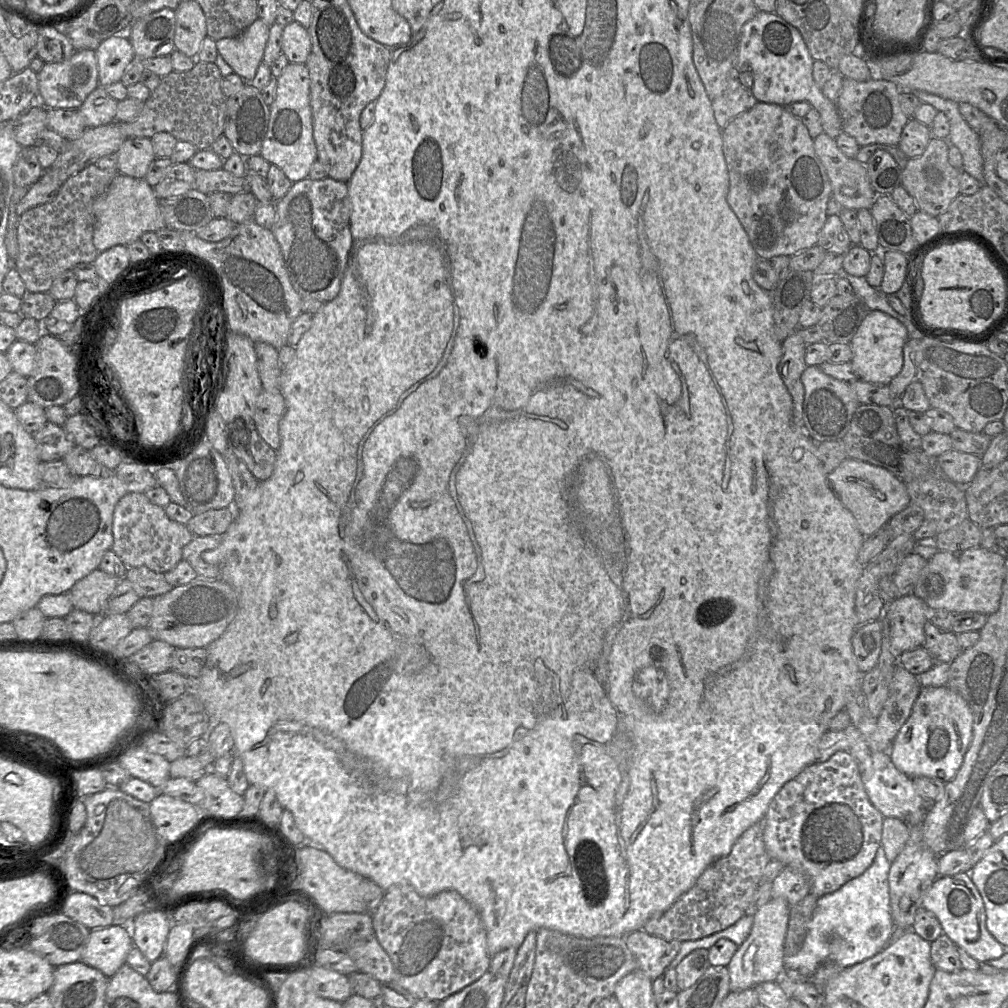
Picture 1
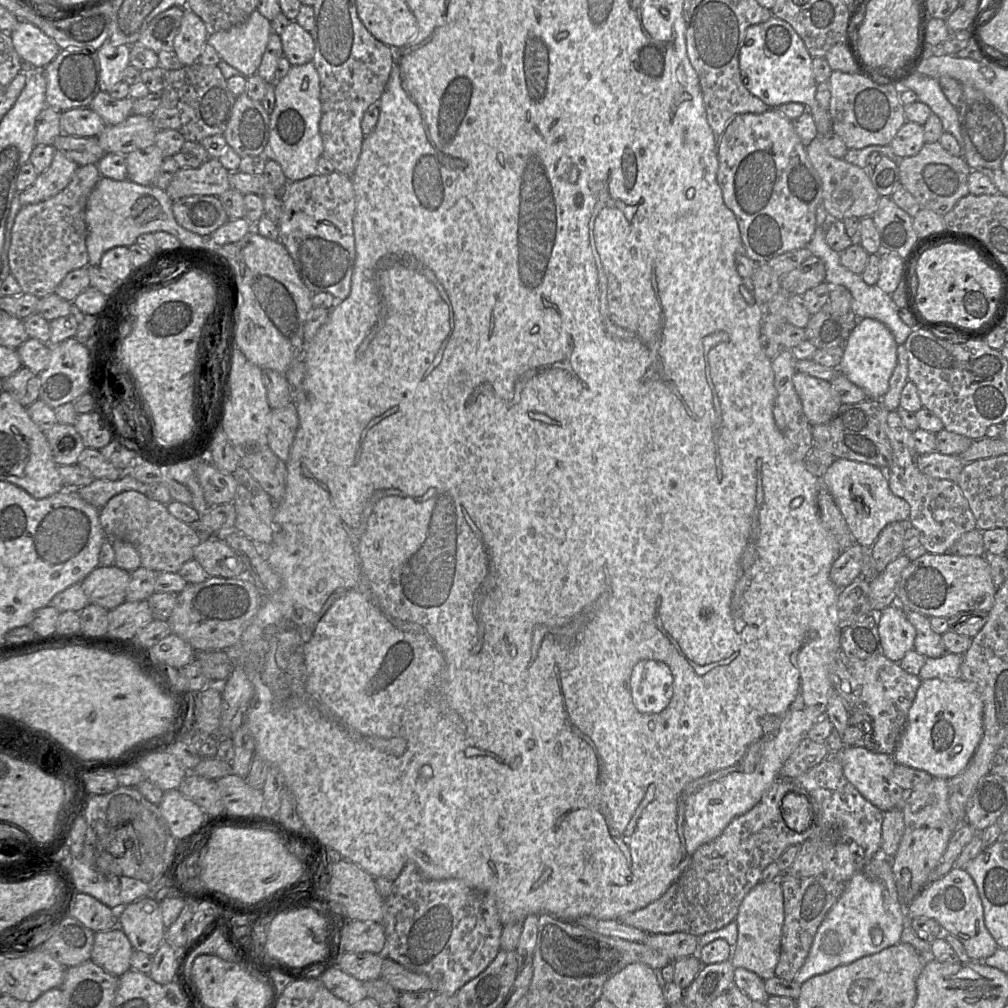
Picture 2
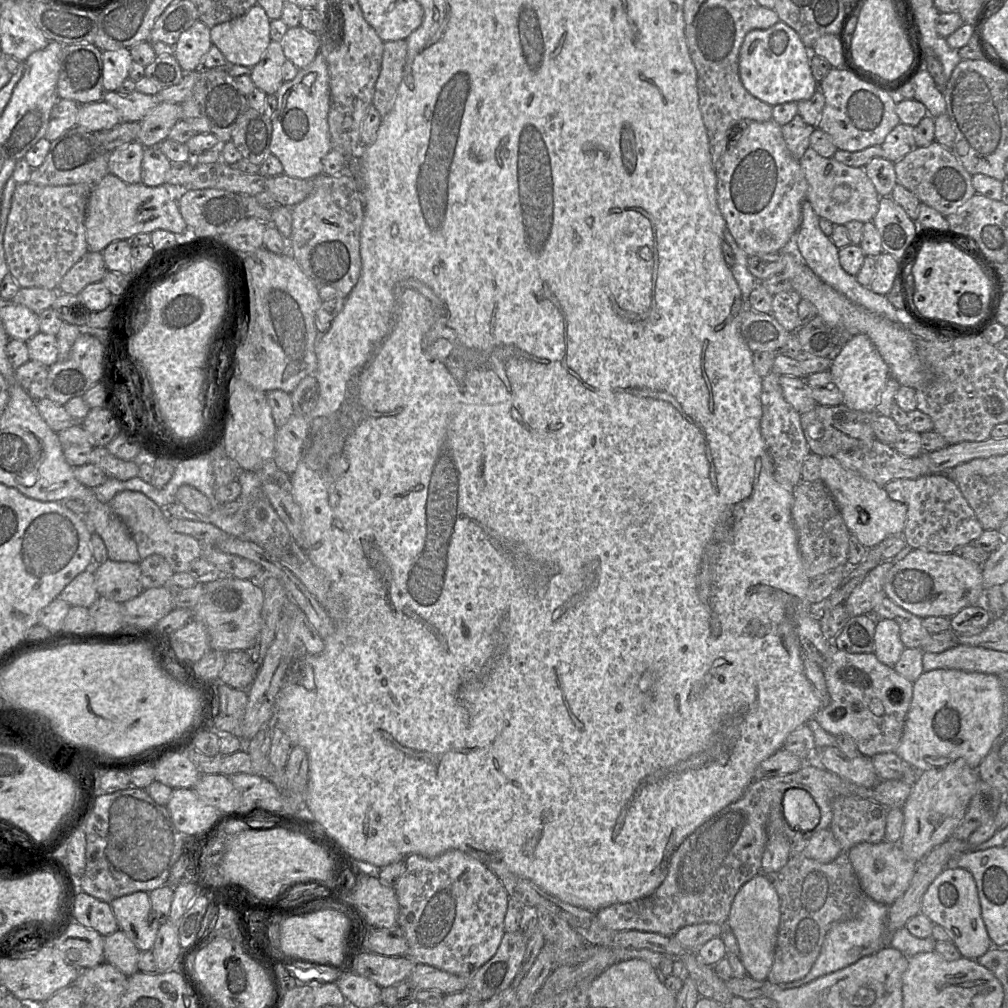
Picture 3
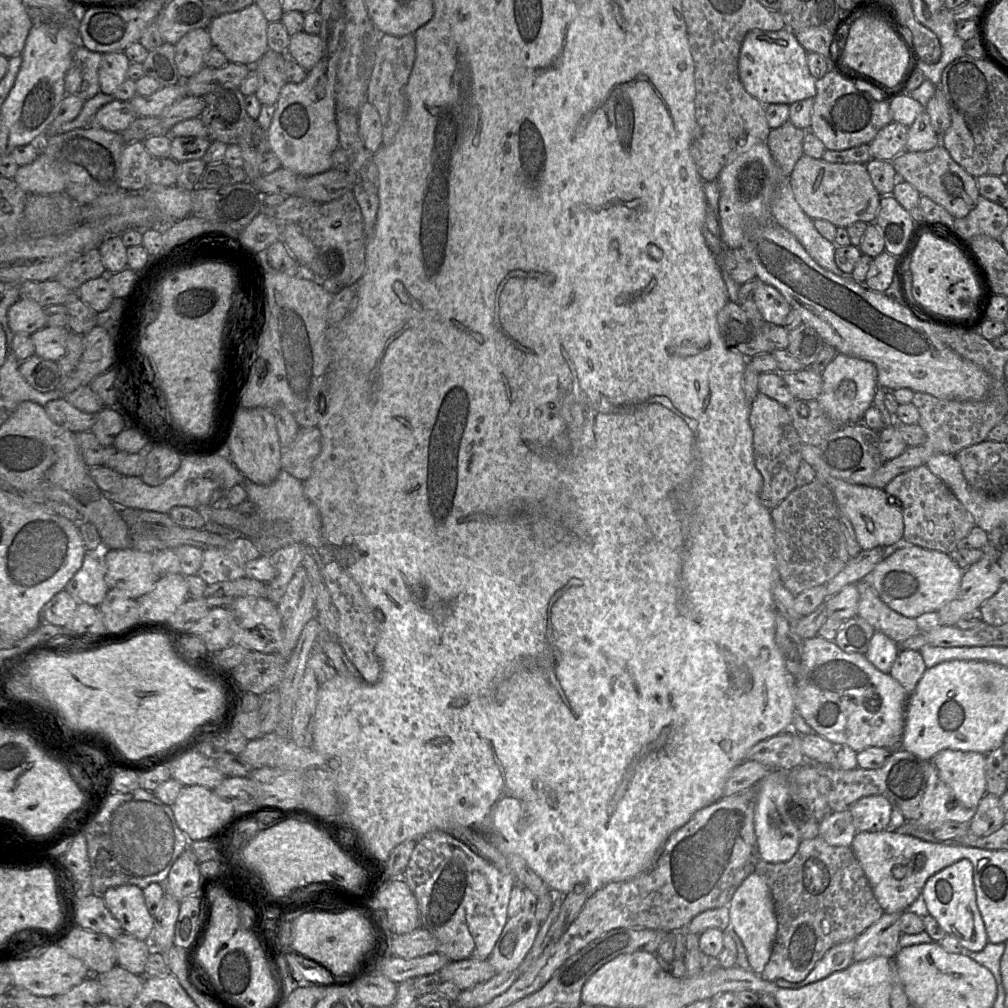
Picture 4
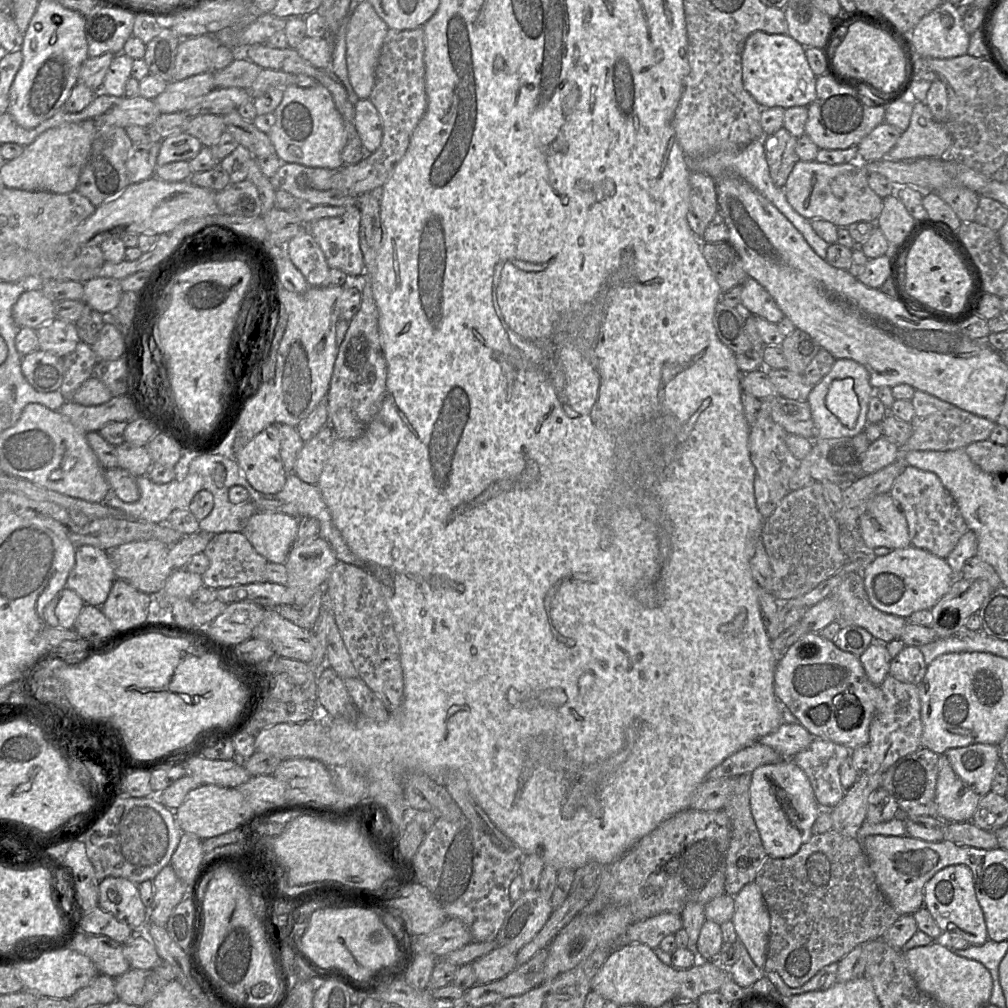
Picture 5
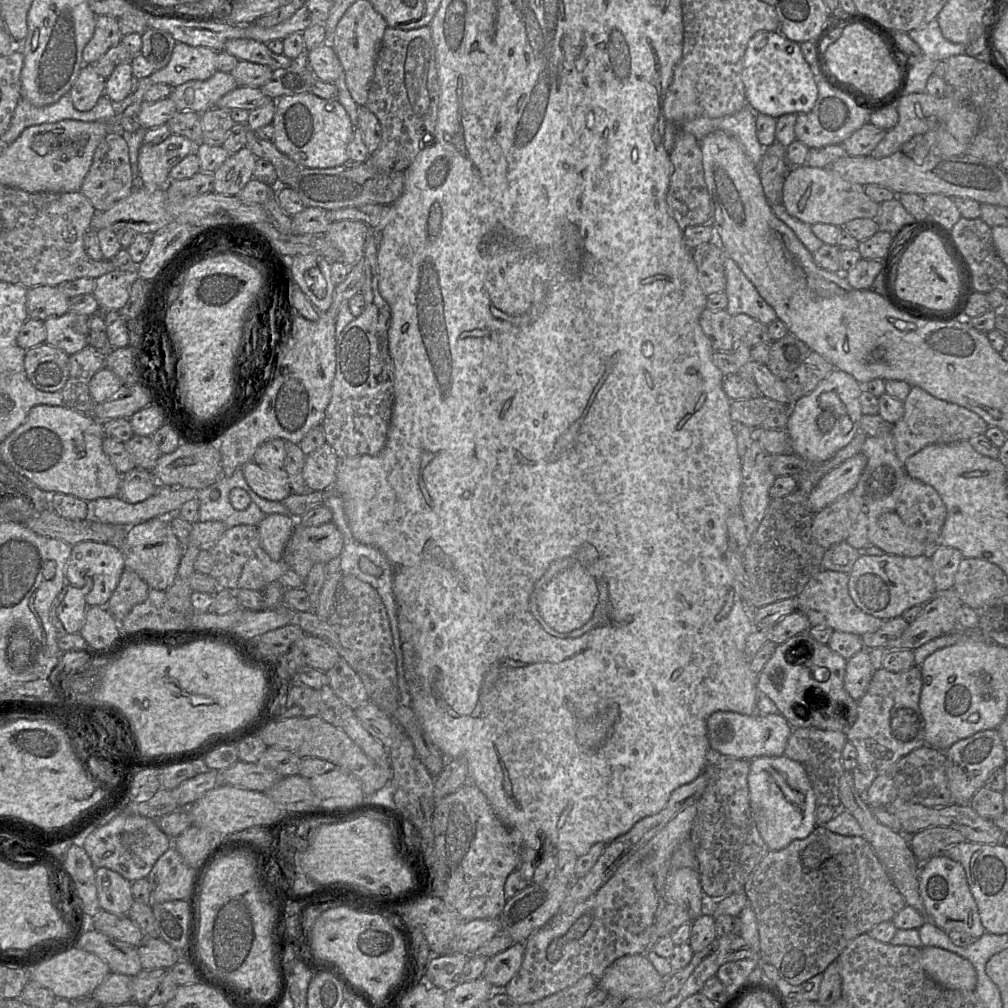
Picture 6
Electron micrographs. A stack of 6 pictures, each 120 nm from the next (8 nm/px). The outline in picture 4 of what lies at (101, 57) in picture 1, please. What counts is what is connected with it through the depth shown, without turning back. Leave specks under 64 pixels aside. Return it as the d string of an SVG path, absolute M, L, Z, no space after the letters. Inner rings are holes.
M124 52L103 54L99 68L100 91L114 95L120 85L128 78L130 62Z

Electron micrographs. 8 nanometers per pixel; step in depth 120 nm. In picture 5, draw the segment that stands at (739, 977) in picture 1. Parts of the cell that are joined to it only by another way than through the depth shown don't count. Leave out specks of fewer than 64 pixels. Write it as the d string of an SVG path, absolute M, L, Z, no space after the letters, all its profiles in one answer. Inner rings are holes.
M753 881L734 895L731 919L738 940L745 946L752 961L763 968L766 960L770 918L760 887Z

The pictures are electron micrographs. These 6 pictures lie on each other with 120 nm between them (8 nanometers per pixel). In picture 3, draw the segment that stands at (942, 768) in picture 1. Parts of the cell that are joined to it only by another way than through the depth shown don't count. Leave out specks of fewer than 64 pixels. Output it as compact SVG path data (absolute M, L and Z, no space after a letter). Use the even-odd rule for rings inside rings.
M936 669L923 672L913 684L913 698L895 753L919 772L964 759L977 770L1007 725L998 675Z

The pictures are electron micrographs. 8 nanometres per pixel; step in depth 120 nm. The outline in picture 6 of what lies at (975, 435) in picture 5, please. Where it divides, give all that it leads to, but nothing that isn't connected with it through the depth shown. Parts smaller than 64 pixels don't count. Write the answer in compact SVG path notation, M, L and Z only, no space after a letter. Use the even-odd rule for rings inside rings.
M918 386L911 388L903 403L904 415L893 424L892 429L895 452L902 464L928 445L968 441L974 435L984 434L989 427L976 413L957 404L937 399Z

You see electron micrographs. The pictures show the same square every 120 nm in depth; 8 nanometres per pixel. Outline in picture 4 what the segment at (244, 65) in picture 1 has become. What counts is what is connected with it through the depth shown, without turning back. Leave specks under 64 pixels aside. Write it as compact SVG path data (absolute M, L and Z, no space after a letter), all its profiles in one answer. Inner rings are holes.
M255 3L246 8L213 17L207 30L215 45L230 62L254 66L268 50L267 26L269 22Z

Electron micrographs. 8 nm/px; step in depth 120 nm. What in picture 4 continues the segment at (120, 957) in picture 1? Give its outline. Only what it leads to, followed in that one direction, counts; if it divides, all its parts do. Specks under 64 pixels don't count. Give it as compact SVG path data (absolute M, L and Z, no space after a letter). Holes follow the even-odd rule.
M123 932L113 943L117 964L135 975L144 976L146 961L153 948L150 941L139 940Z

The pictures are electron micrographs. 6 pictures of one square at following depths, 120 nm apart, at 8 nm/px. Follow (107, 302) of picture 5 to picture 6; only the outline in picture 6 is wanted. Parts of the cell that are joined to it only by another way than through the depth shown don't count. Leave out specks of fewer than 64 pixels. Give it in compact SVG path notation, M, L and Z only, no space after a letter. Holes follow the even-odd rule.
M115 269L95 279L93 295L101 312L119 311L129 299L129 289L137 276L131 270Z

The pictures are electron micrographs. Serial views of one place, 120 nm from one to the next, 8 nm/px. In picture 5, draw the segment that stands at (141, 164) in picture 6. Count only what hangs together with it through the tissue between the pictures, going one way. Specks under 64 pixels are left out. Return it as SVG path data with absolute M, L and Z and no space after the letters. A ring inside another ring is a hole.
M186 132L164 138L161 140L157 166L179 161L190 162L202 147L202 143L196 137Z

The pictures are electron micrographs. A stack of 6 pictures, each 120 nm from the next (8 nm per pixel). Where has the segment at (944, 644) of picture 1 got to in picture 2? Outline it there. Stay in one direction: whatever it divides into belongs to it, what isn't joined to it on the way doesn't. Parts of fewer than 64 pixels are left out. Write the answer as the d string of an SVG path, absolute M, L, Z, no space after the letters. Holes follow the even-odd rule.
M904 610L916 629L914 650L926 658L939 658L946 652L940 634L933 631L930 620L918 612Z

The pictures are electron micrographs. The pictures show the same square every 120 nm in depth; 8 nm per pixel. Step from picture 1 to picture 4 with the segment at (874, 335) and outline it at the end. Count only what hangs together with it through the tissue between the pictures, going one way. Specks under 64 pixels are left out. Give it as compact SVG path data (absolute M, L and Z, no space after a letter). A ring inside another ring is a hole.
M837 353L822 373L822 382L822 392L817 401L829 419L838 426L862 423L878 389L877 367L869 361Z

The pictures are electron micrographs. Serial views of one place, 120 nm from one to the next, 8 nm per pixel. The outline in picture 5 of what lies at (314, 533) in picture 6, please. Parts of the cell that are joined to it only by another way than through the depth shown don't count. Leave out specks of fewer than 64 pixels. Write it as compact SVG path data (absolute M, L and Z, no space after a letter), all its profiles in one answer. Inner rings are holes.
M319 536L294 544L285 562L286 586L294 594L293 606L303 608L317 590L324 588L336 563L337 558L329 543Z

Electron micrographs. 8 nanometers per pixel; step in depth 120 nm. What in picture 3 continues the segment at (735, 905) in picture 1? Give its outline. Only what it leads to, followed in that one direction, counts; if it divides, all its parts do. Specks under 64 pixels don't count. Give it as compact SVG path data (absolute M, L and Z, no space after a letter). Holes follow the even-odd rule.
M813 759L794 773L755 780L739 800L711 816L680 843L671 856L666 878L652 894L602 908L596 916L604 927L611 930L638 930L665 936L675 935L688 925L726 924L732 901L740 887L763 872L762 856L768 834L783 832L790 843L795 836L802 834L794 833L784 817L782 799L786 790L803 788L816 801L820 809L819 823L813 830L803 832L805 837L810 838L814 833L829 828L835 797L859 796L888 809L902 809L919 773L909 767L900 780L881 780L876 786L864 787L823 768Z

